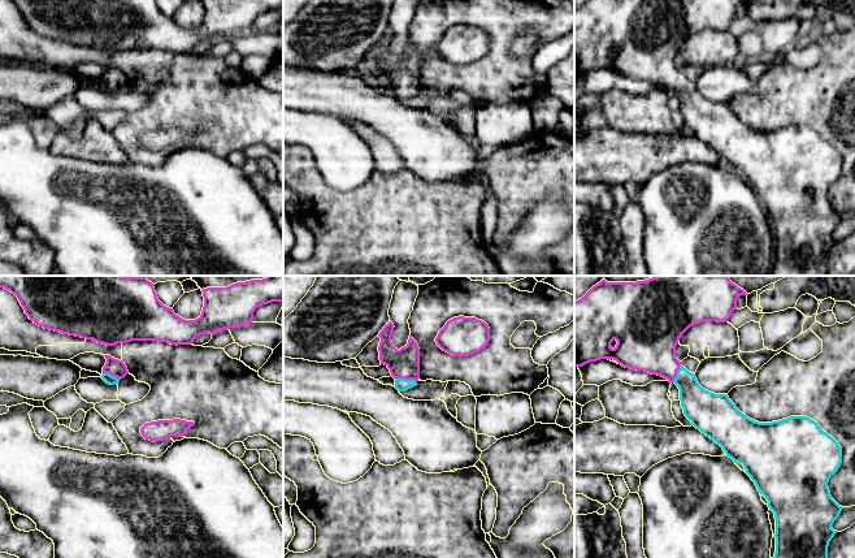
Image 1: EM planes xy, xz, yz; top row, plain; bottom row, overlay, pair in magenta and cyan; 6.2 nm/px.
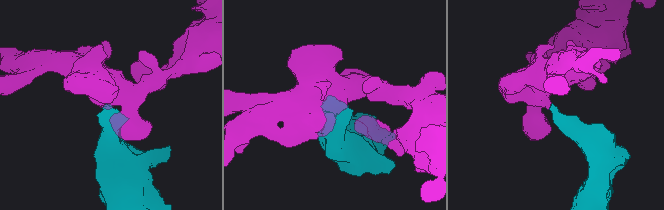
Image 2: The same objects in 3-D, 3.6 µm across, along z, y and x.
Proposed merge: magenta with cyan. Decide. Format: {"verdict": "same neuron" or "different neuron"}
{"verdict": "same neuron"}

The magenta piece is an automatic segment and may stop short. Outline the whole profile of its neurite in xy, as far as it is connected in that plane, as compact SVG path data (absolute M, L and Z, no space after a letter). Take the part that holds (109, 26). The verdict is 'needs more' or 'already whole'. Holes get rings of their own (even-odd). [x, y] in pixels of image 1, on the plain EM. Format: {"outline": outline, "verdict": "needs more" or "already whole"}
{"outline": "M10 0L34 33L62 43L114 55L131 49L191 53L200 43L251 33L257 16L283 10L283 0L203 0L204 16L195 29L185 29L164 14L156 0Z", "verdict": "already whole"}

